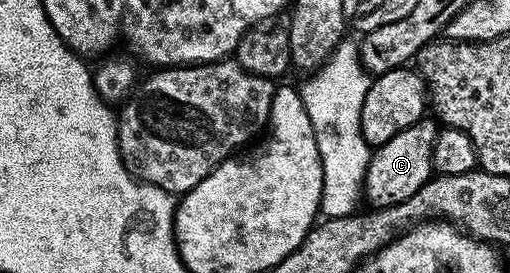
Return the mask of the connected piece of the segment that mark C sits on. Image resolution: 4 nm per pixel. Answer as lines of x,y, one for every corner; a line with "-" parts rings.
423,117
408,129
396,133
396,137
389,139
371,154
364,184
364,199
370,202
371,208
391,207
400,201
408,201
416,189
432,178
432,149
439,130
439,124
433,118

